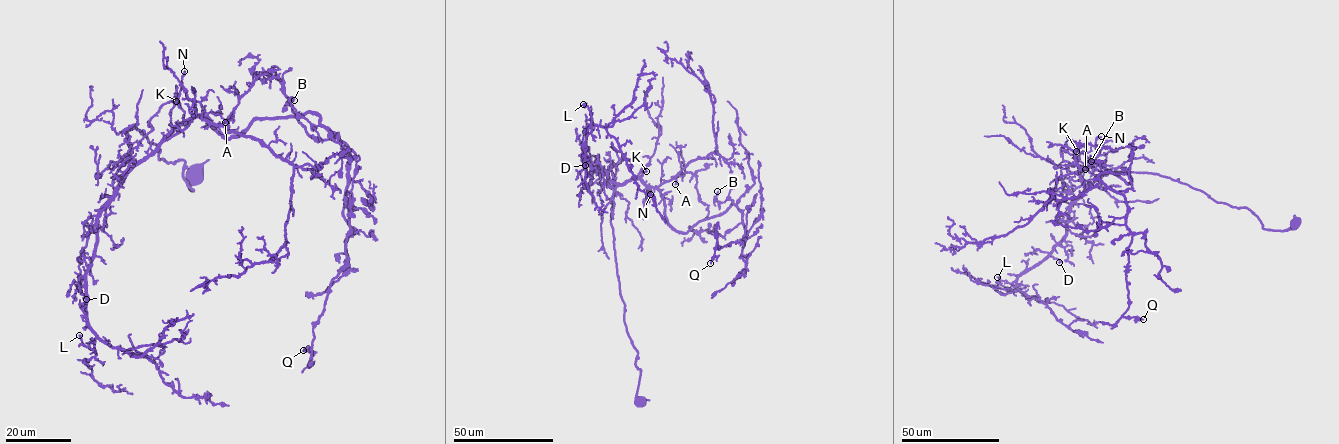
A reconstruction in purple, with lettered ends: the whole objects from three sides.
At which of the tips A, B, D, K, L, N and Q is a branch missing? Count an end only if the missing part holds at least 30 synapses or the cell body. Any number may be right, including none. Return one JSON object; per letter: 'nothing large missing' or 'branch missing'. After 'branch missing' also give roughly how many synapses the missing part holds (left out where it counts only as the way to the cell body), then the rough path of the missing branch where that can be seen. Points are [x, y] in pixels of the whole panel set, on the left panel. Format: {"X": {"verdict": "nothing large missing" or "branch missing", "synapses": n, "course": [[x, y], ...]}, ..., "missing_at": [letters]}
{"A": {"verdict": "nothing large missing"}, "B": {"verdict": "nothing large missing"}, "D": {"verdict": "nothing large missing"}, "K": {"verdict": "branch missing", "synapses": 35, "course": [[176, 101], [183, 81], [184, 48]]}, "L": {"verdict": "nothing large missing"}, "N": {"verdict": "nothing large missing"}, "Q": {"verdict": "nothing large missing"}, "missing_at": ["K"]}

